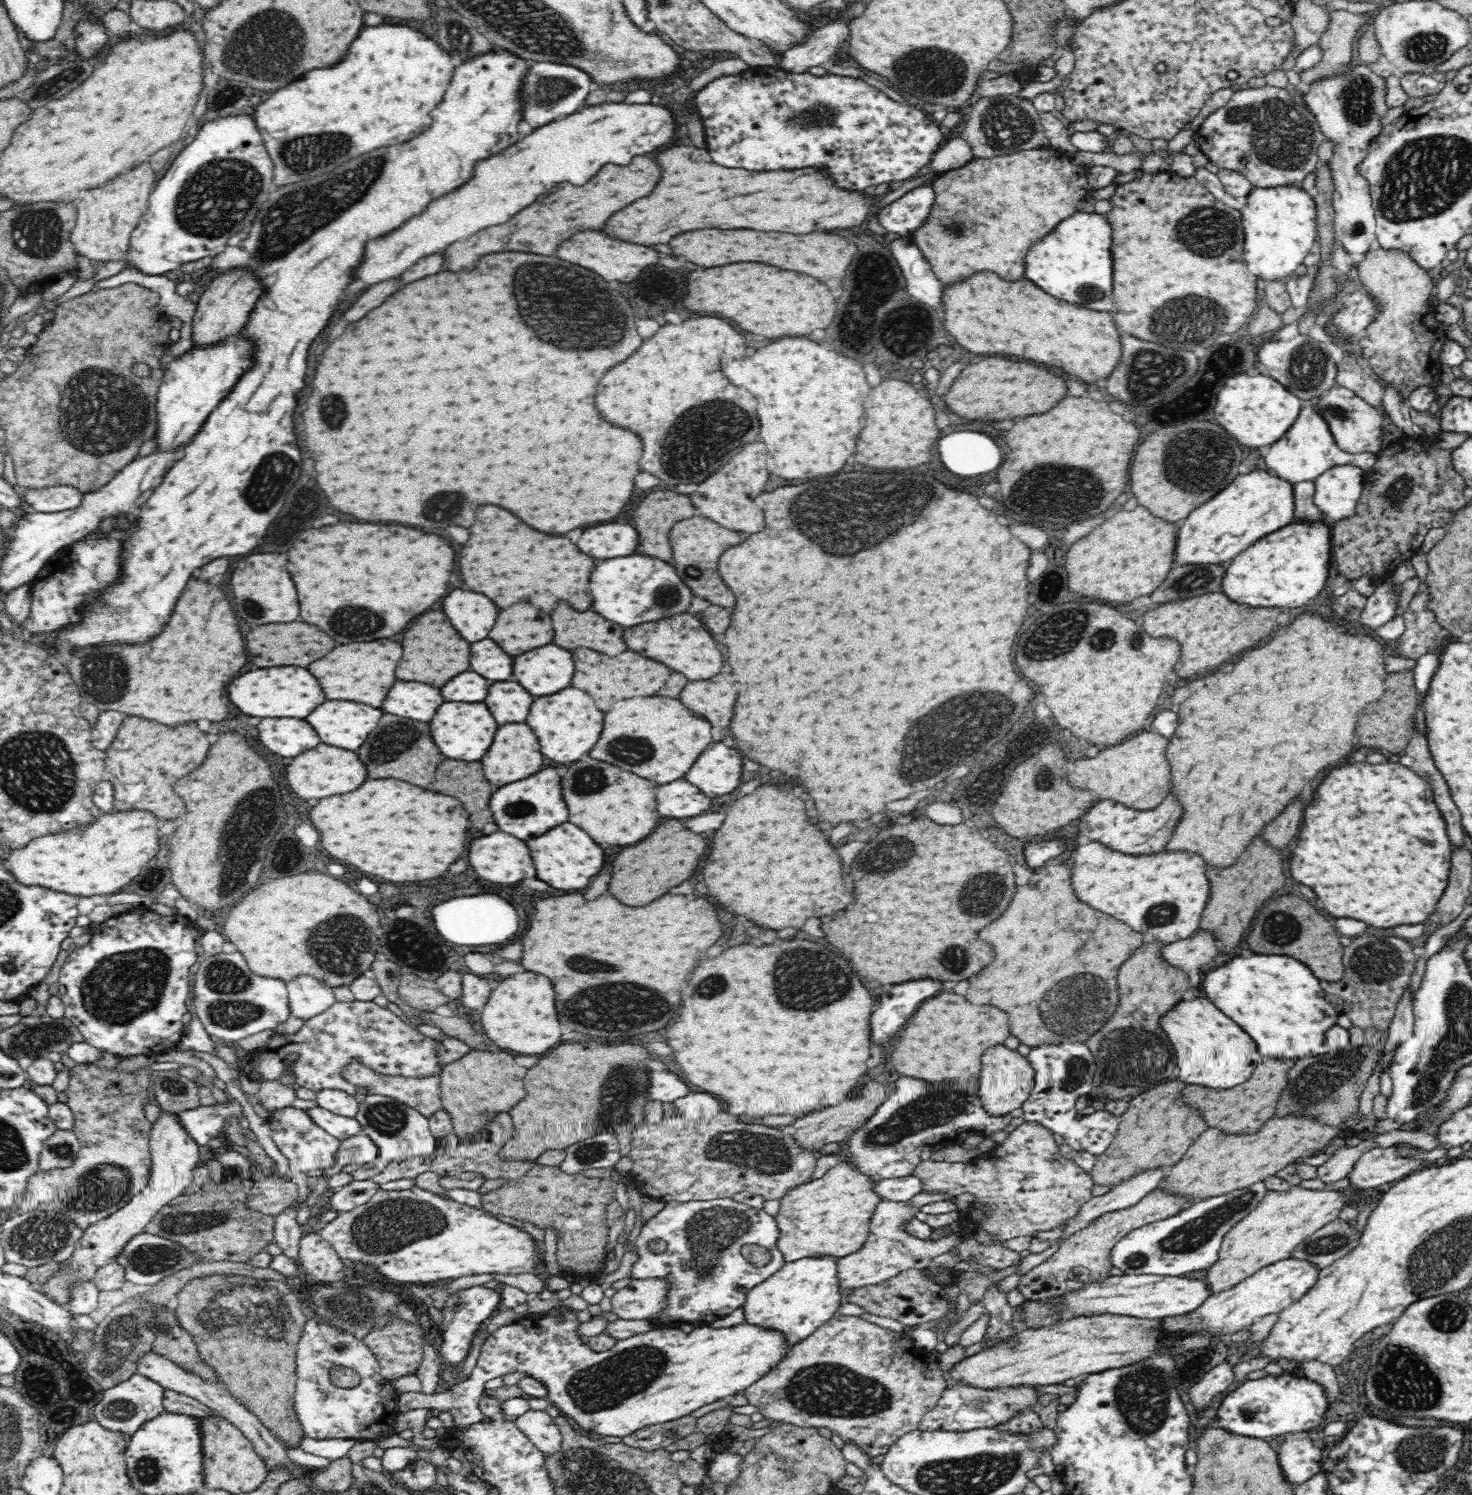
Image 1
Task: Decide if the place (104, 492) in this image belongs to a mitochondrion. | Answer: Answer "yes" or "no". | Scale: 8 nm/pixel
no

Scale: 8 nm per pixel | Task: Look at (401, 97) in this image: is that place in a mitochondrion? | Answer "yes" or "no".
no

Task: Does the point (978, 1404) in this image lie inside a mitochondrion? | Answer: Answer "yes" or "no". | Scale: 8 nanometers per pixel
yes

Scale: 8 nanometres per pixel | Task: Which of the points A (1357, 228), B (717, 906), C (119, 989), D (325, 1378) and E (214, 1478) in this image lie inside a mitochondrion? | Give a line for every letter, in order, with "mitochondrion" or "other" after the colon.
A: mitochondrion
B: other
C: mitochondrion
D: other
E: other

